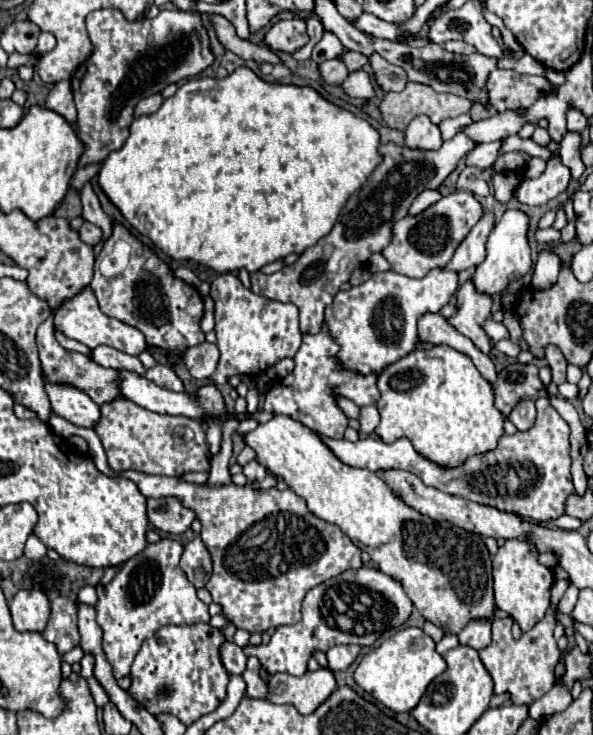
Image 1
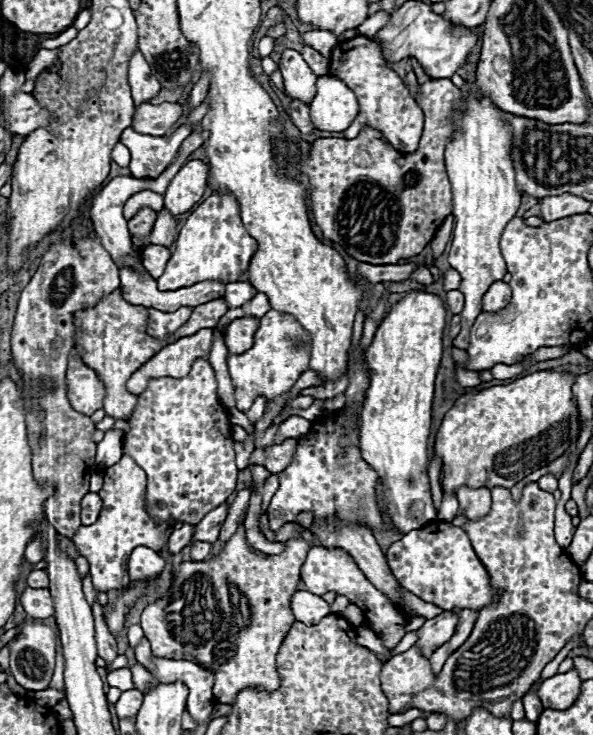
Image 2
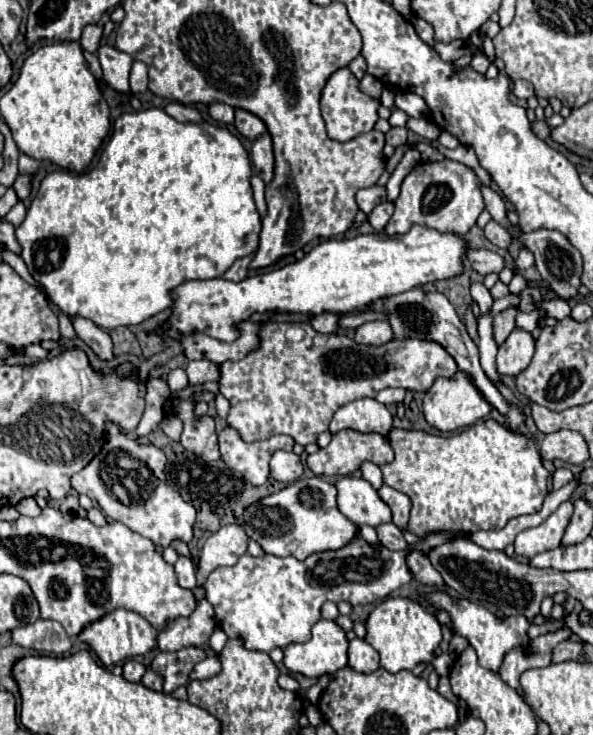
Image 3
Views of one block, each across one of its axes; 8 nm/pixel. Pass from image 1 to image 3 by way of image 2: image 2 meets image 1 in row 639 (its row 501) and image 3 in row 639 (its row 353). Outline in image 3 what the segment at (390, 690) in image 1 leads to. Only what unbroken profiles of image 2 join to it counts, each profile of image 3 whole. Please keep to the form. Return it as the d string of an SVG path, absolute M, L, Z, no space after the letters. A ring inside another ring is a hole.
M386 598L368 616L366 642L380 654L380 666L392 674L414 670L420 662L430 662L442 640L442 628L436 616L420 602L410 598Z

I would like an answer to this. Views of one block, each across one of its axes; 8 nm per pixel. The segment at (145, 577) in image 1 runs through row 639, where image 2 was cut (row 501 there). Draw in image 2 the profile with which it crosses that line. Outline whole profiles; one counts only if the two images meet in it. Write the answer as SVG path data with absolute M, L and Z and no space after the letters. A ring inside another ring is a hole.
M124 454L114 466L104 470L104 486L98 492L104 500L104 508L92 526L80 526L74 540L76 550L88 558L92 582L98 590L120 590L130 582L128 556L136 546L148 546L160 550L166 540L166 532L174 526L174 520L154 522L146 506L146 474L144 470Z

